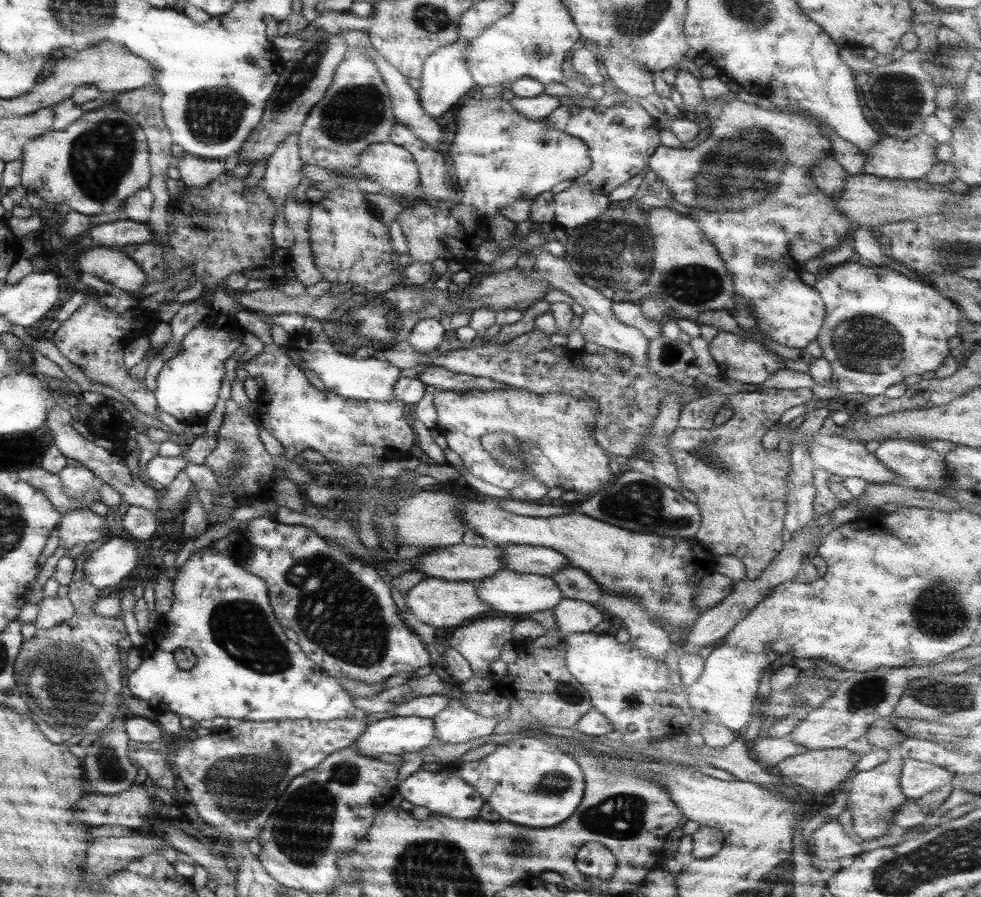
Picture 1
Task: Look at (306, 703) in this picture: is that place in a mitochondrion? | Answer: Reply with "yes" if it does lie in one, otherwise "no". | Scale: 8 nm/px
no

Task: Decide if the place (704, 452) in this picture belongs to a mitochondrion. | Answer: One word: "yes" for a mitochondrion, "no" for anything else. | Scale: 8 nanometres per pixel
yes

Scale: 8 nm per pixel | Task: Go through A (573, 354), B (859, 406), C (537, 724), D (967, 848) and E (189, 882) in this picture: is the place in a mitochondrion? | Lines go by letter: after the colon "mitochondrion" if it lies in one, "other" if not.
A: other
B: other
C: other
D: mitochondrion
E: other

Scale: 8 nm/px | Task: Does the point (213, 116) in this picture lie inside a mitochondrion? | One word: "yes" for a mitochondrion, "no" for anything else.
yes

